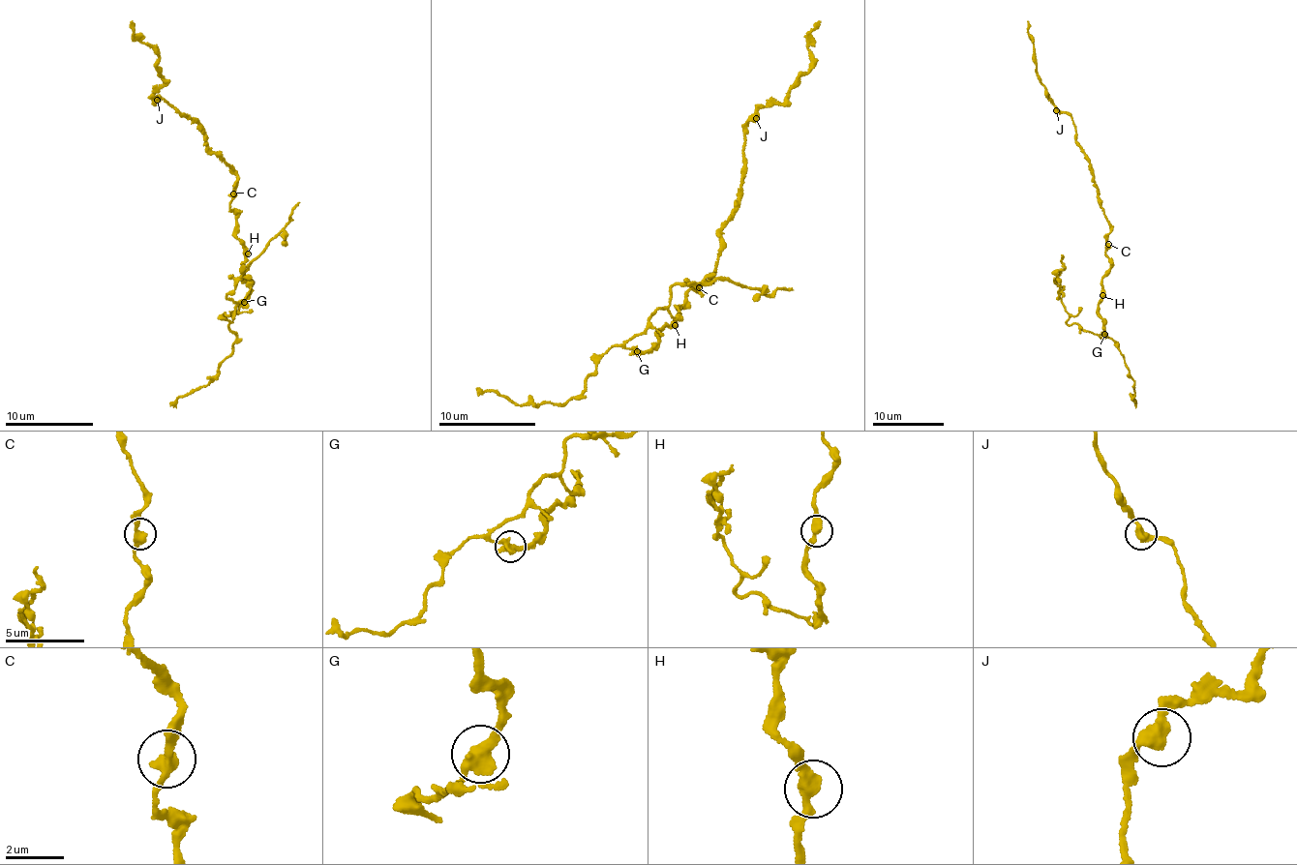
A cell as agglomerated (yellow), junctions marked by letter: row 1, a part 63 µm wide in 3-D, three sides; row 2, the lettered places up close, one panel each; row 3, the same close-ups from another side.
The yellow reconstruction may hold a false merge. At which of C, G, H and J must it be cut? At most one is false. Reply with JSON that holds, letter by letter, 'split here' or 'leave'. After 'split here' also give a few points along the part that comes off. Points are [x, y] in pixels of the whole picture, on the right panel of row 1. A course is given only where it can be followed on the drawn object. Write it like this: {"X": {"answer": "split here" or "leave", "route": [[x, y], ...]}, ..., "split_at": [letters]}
{"C": {"answer": "leave"}, "G": {"answer": "split here", "route": [[1104, 334], [1100, 337], [1069, 324], [1069, 313], [1055, 279], [1064, 268], [1062, 254]]}, "H": {"answer": "leave"}, "J": {"answer": "leave"}, "split_at": ["G"]}

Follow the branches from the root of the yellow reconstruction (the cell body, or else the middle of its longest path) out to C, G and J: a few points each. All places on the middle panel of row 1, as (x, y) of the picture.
C: (688, 300), (687, 289), (699, 287)
G: (688, 300), (677, 310), (675, 320), (659, 332), (657, 342), (644, 353), (637, 351)
J: (688, 300), (687, 289), (711, 282), (718, 264), (720, 235), (740, 206), (747, 122), (756, 118)

